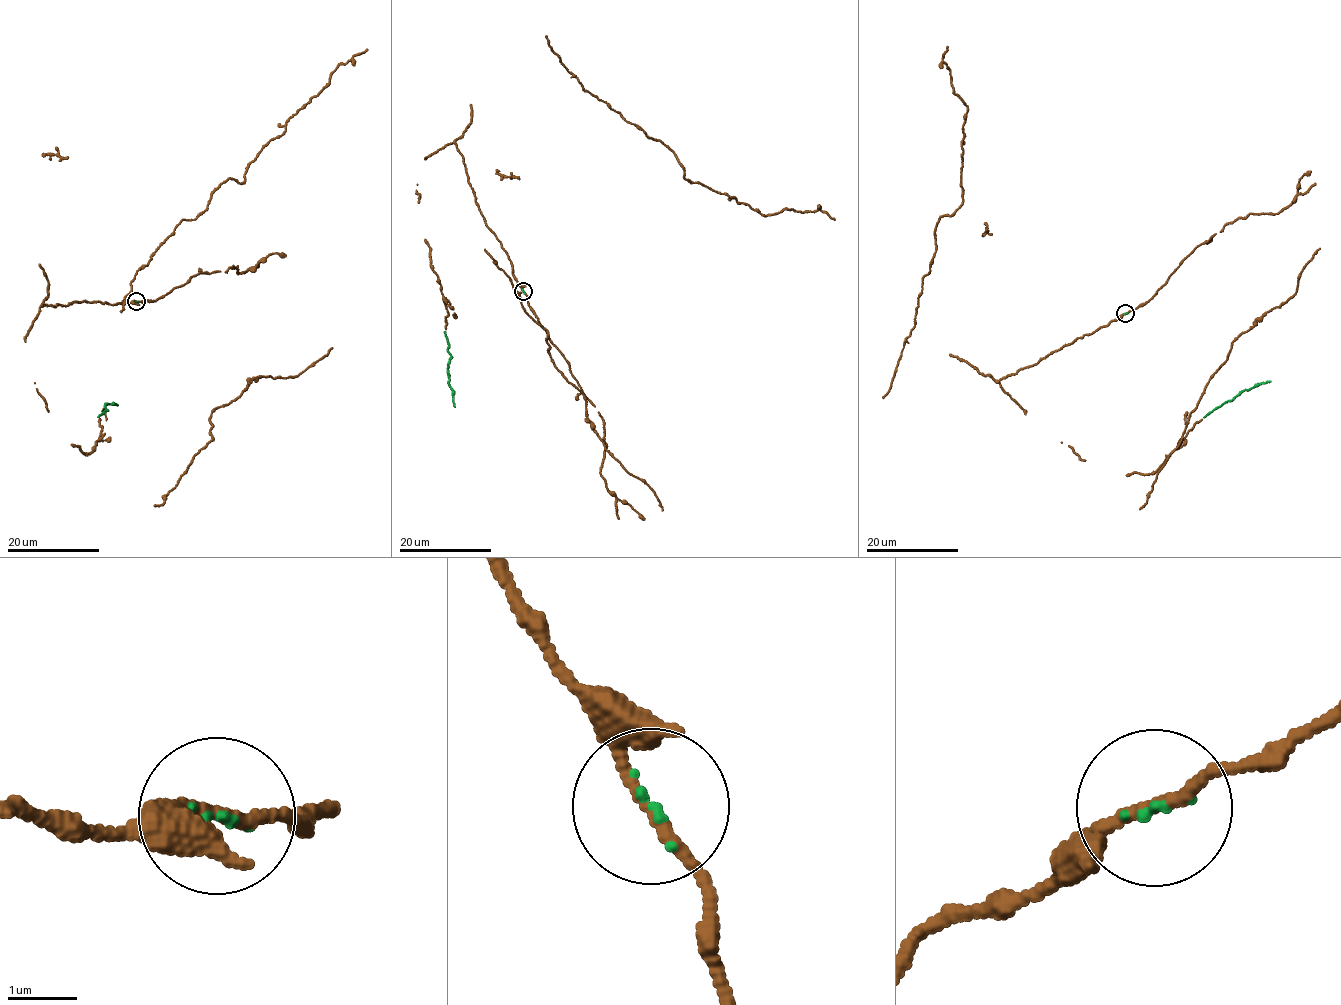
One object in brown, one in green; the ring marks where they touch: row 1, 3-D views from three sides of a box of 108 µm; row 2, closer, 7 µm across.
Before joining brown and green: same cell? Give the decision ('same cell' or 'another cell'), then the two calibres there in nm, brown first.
same cell | 150/70 nm

